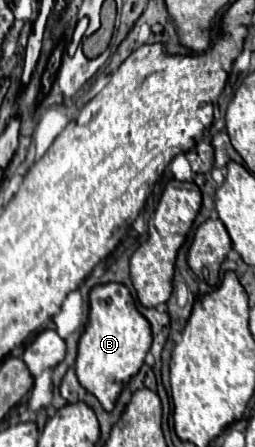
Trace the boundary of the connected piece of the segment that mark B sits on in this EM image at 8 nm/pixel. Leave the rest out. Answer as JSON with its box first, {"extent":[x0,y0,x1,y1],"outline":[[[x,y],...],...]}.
{"extent":[76,283,152,411],"outline":[[[120,283],[92,287],[88,301],[90,313],[86,329],[78,341],[76,375],[80,385],[90,391],[106,411],[112,411],[122,387],[130,381],[132,375],[138,373],[144,363],[152,343],[150,323],[140,315],[128,289]]]}

